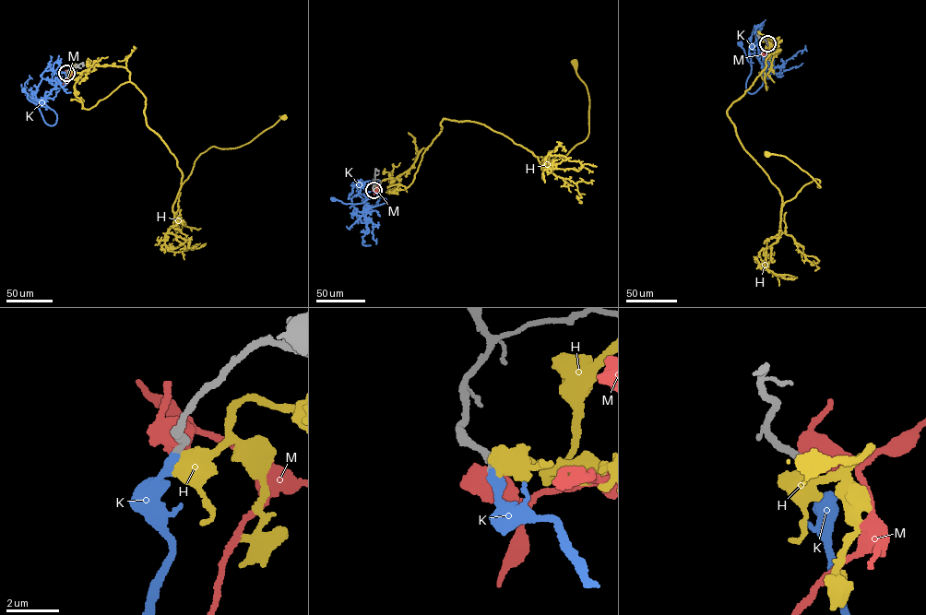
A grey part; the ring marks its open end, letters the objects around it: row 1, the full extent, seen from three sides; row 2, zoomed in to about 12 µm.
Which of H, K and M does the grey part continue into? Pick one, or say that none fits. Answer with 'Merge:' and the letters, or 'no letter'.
Merge: K

